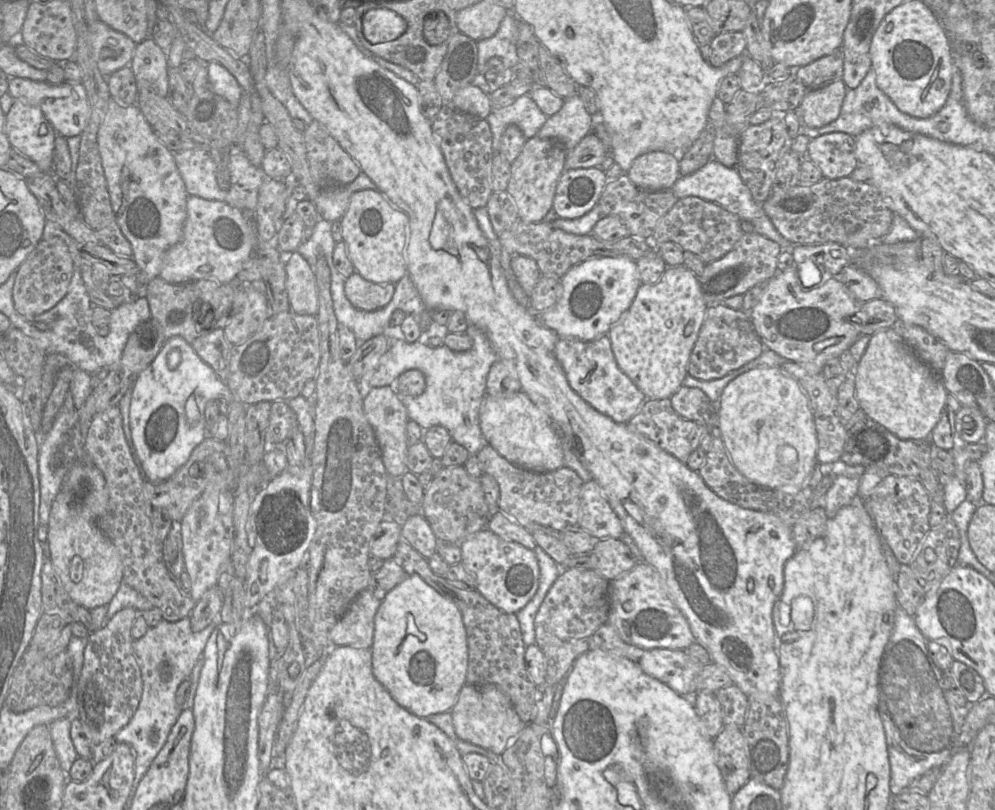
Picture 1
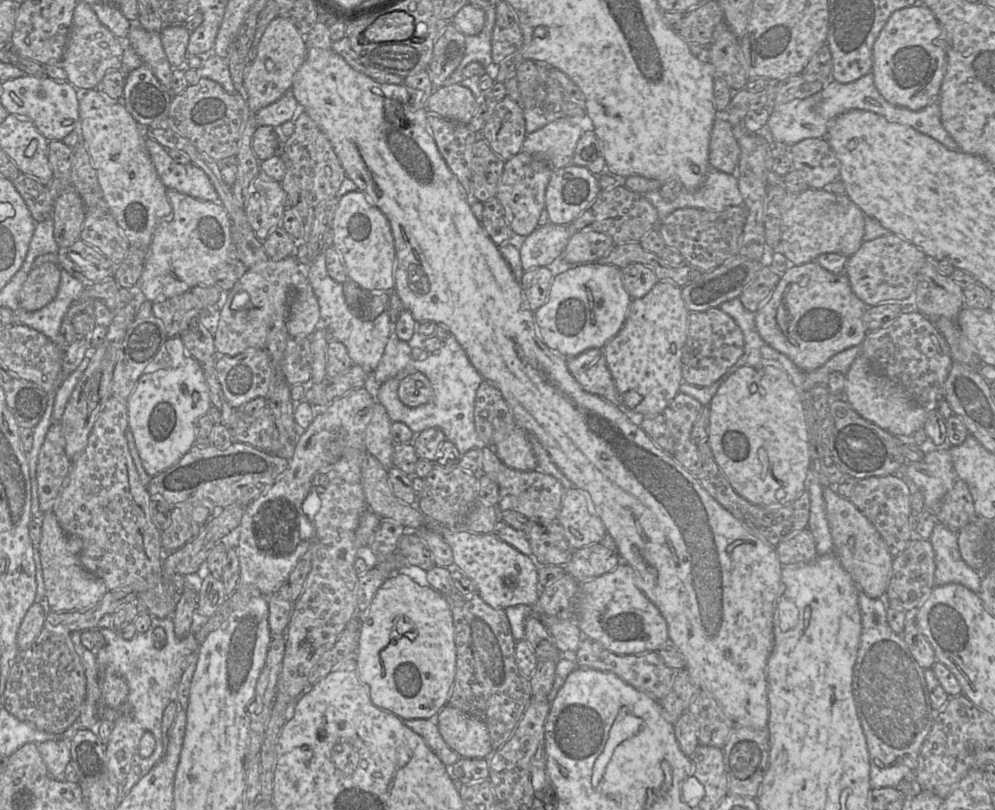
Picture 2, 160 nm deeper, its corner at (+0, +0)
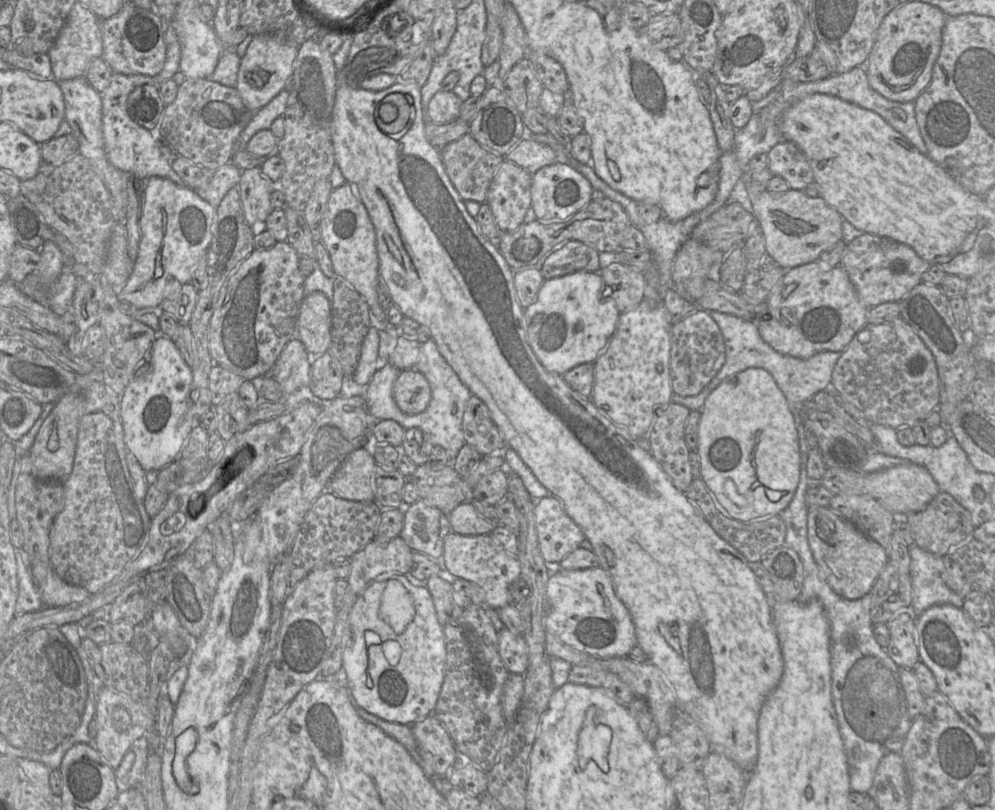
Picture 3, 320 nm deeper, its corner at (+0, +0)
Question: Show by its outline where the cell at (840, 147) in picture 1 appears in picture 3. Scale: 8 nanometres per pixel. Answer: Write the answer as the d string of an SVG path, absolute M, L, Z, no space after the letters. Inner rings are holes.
M783 141L768 153L768 169L784 178L793 190L804 190L814 182L814 175L804 153L790 141Z

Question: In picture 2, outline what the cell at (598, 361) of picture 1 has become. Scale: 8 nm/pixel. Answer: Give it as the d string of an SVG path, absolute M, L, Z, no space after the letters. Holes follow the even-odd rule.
M591 348L566 360L569 372L586 392L617 405L617 390L603 348Z

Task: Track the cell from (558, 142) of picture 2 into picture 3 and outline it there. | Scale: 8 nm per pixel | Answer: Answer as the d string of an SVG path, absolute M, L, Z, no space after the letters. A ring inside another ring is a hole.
M528 138L521 139L504 158L531 174L544 166L557 162L557 155L551 147Z

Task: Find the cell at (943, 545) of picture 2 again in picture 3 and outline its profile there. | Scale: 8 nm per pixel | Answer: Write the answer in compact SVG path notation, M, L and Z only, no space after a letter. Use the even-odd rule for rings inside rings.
M911 545L909 555L912 581L911 613L917 618L928 608L942 604L962 608L965 600L943 581L943 558L916 545Z

